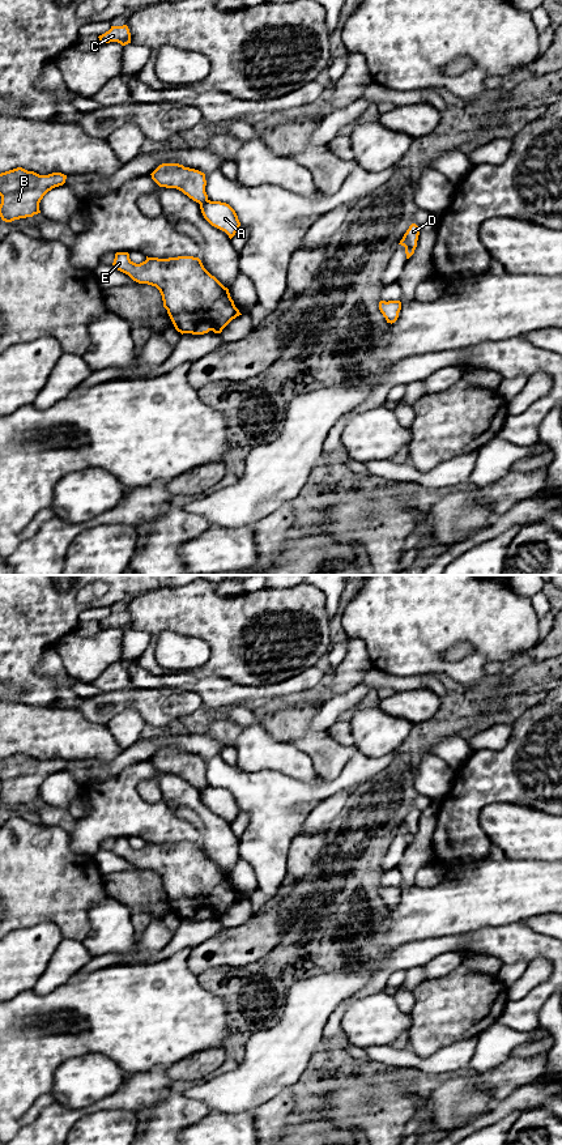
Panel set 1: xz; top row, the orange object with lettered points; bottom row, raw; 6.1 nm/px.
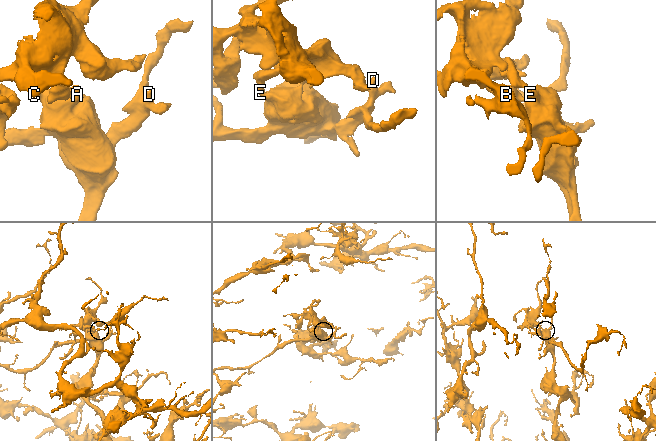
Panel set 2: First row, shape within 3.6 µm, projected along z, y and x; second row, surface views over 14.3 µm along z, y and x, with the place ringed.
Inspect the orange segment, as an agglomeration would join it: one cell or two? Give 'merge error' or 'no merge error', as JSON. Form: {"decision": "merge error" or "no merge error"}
{"decision": "merge error"}

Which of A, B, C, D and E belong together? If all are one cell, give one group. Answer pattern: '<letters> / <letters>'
A D E / B C

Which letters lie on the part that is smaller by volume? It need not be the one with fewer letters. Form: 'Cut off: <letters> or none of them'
Cut off: B, C

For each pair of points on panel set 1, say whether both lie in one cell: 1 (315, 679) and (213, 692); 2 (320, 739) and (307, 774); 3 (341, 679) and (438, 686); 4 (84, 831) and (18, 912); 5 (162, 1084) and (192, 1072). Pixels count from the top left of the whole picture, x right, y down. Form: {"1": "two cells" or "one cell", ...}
{"1": "one cell", "2": "two cells", "3": "two cells", "4": "two cells", "5": "two cells"}

